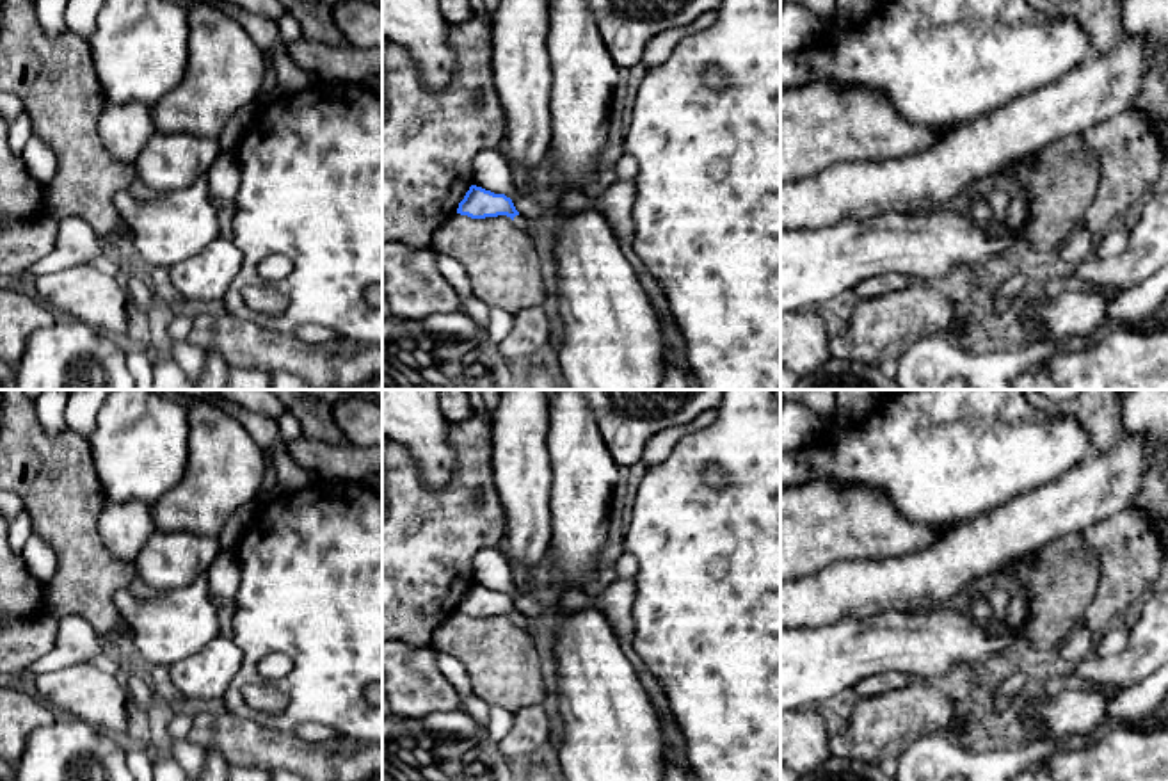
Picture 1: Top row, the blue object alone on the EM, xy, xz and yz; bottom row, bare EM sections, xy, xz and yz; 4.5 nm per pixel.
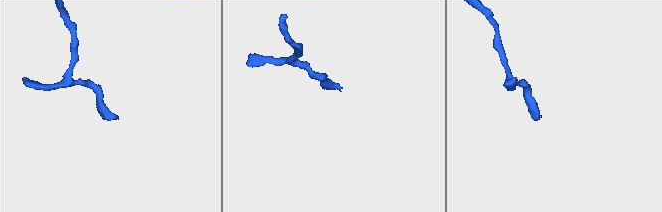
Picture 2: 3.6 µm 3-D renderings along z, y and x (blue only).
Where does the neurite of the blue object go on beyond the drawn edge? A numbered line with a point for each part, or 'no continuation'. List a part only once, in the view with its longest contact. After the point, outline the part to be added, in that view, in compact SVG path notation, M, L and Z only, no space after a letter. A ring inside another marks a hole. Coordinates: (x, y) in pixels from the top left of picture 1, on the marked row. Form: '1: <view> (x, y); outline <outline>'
1: xz (610, 331); outline M594 208L537 231L530 219L514 222L532 237L546 233L553 249L558 317L556 374L564 390L660 390L668 350L660 315L620 249L606 215Z

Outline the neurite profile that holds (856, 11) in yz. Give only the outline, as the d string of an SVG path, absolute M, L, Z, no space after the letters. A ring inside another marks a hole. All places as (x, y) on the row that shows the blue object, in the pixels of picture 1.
M836 0L837 12L843 14L850 23L864 21L876 0Z

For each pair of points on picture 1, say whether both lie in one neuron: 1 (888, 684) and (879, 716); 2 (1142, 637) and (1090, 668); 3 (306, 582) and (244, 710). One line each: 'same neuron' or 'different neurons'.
1: different neurons
2: same neuron
3: same neuron

